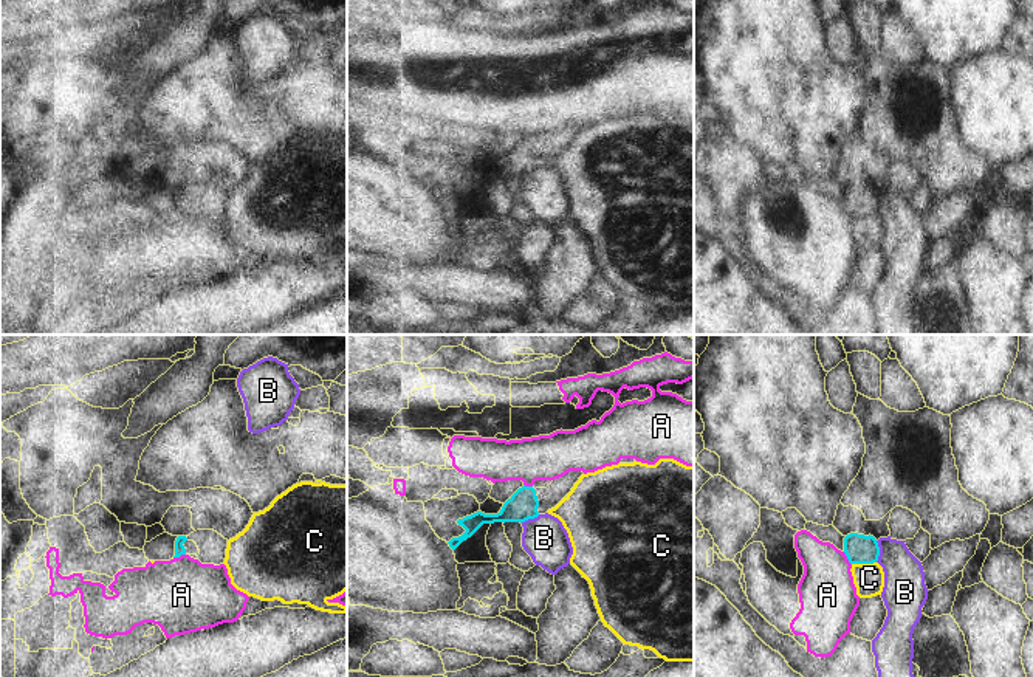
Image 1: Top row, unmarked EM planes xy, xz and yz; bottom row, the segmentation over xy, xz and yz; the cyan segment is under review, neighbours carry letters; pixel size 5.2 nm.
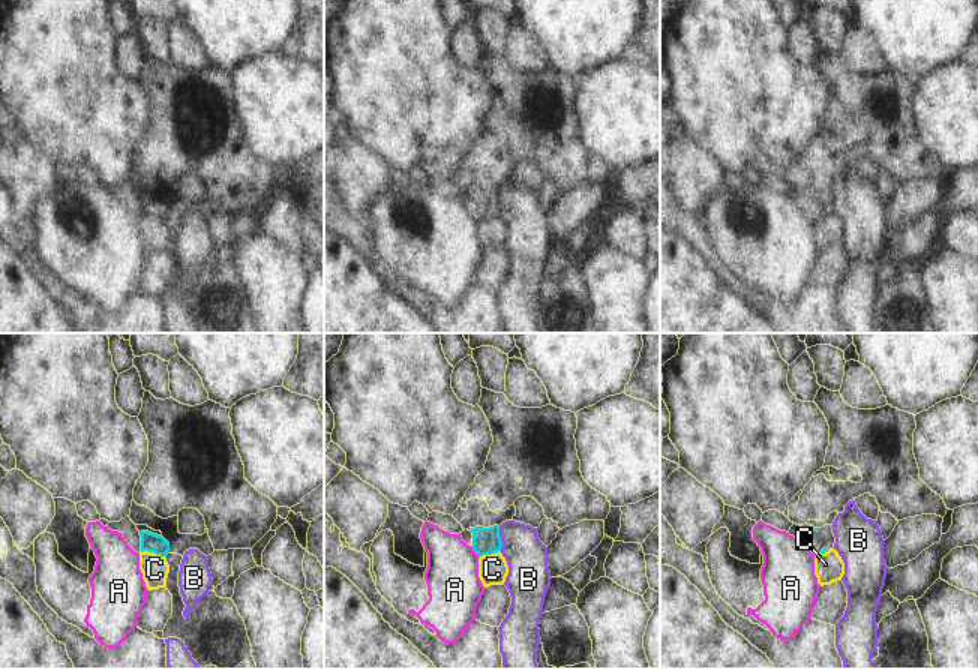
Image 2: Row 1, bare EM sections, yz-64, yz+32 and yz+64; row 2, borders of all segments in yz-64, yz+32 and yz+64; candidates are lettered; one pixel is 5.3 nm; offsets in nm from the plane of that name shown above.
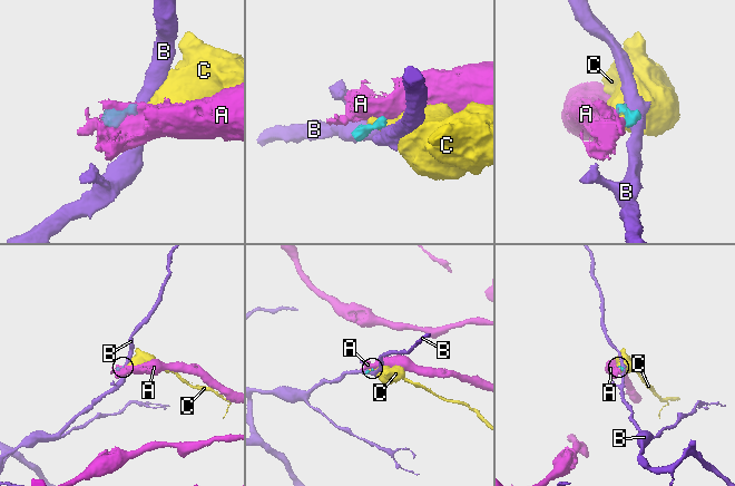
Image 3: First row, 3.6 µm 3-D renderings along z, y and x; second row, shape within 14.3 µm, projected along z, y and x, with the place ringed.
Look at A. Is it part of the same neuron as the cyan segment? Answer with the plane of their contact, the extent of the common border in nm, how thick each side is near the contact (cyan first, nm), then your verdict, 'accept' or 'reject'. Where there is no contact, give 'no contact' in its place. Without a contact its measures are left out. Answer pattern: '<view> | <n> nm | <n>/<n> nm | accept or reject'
yz | 80 nm | 150/300 nm | reject

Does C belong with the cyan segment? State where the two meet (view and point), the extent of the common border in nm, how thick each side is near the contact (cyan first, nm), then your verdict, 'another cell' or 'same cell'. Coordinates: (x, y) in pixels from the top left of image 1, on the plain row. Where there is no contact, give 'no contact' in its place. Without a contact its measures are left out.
contact yz (863, 216); length 130 nm; calibres 150 and 160 nm; another cell

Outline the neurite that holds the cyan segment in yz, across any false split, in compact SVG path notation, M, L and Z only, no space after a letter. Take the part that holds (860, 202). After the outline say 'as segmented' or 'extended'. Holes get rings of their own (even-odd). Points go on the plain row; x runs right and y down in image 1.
M850 186L844 191L844 206L850 217L873 217L878 214L880 200L870 187Z | as segmented

